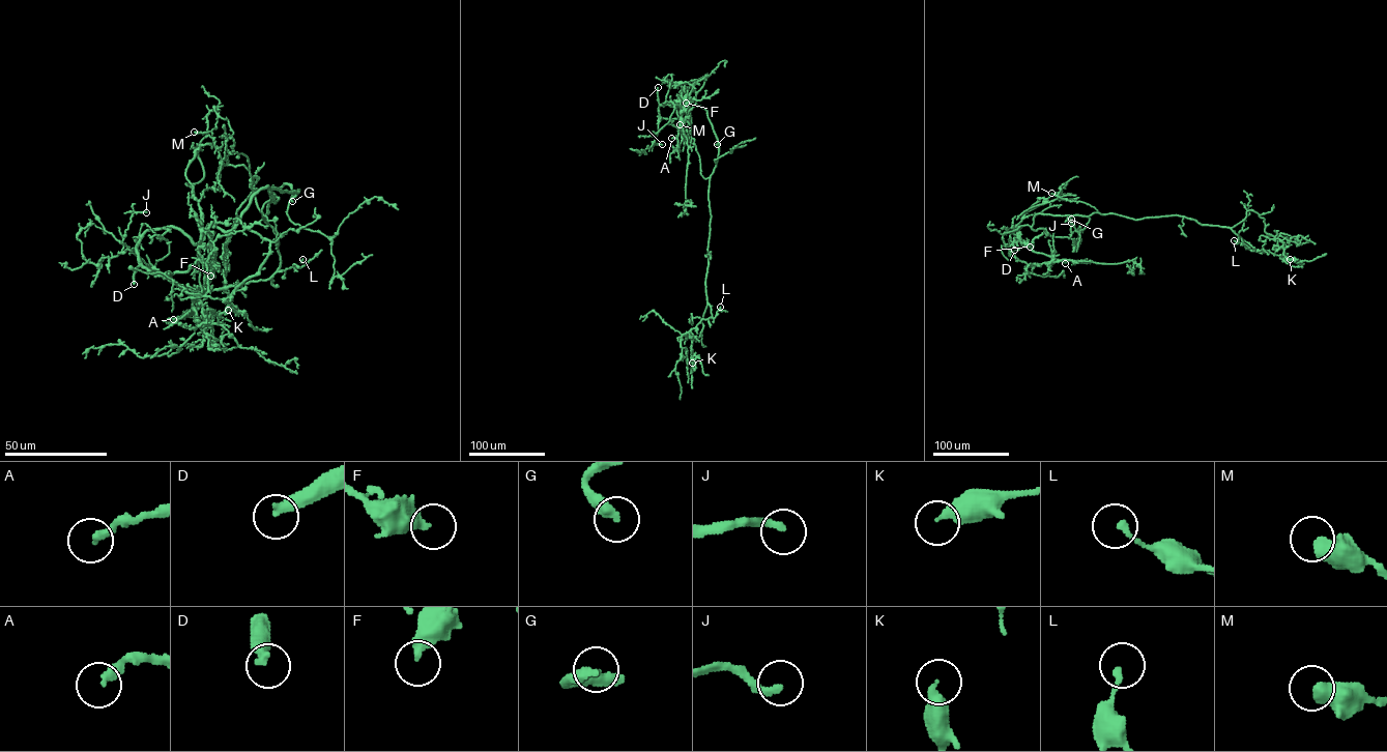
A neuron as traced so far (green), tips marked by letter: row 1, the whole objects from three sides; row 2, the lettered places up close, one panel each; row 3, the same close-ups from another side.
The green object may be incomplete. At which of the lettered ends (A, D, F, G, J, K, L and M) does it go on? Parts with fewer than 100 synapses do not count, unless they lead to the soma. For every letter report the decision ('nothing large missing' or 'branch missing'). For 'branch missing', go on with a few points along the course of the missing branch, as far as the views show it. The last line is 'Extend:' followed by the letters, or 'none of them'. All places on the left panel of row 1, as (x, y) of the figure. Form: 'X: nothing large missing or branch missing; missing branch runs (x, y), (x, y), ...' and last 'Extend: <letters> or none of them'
A: nothing large missing
D: branch missing
F: nothing large missing
G: branch missing; missing branch runs (292, 201), (295, 240), (311, 275), (313, 323), (308, 342), (283, 353), (248, 344), (220, 352), (244, 355)
J: nothing large missing
K: nothing large missing
L: nothing large missing
M: nothing large missing
Extend: D, G

